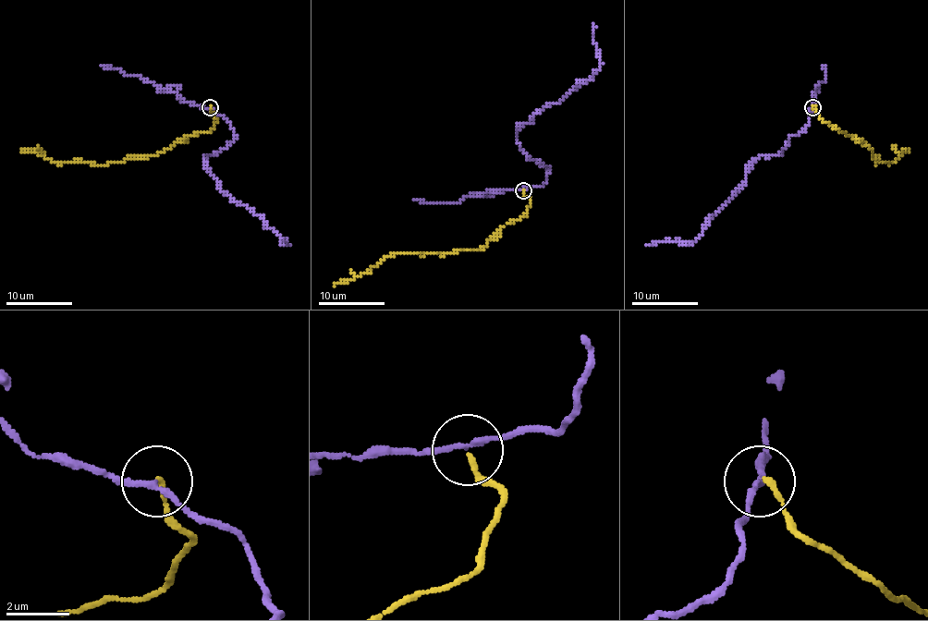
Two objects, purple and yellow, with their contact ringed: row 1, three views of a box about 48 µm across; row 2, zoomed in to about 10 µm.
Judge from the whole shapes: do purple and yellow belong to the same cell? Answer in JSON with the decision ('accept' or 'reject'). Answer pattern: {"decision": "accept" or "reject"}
{"decision": "reject"}

